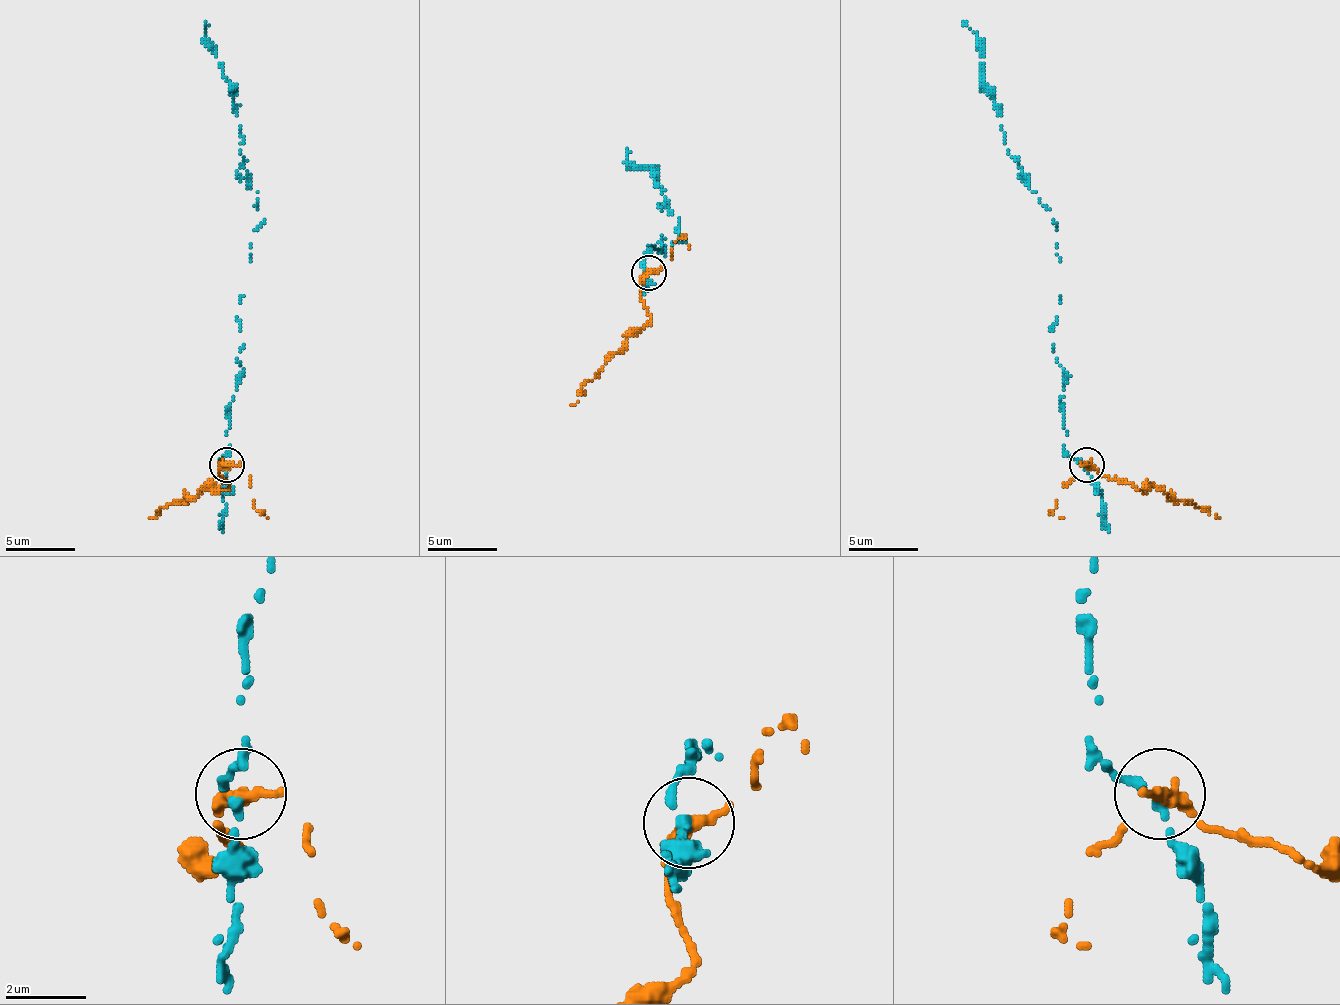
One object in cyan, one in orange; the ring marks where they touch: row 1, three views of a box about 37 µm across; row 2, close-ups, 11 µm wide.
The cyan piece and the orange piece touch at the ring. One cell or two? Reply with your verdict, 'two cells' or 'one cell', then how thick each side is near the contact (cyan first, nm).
two cells; calibres 190 and 420 nm

